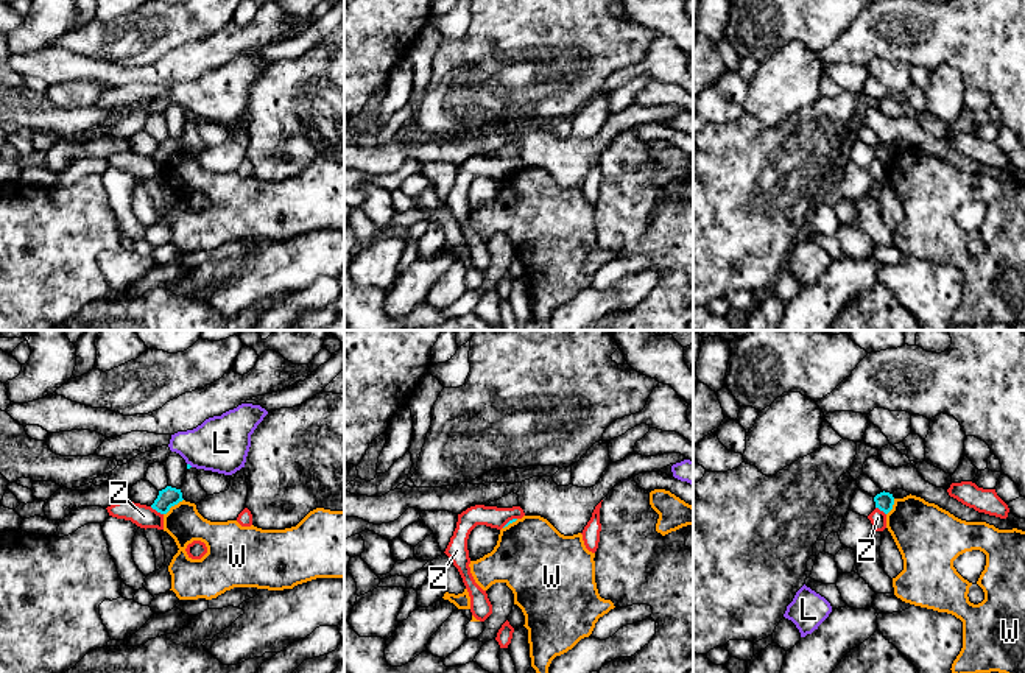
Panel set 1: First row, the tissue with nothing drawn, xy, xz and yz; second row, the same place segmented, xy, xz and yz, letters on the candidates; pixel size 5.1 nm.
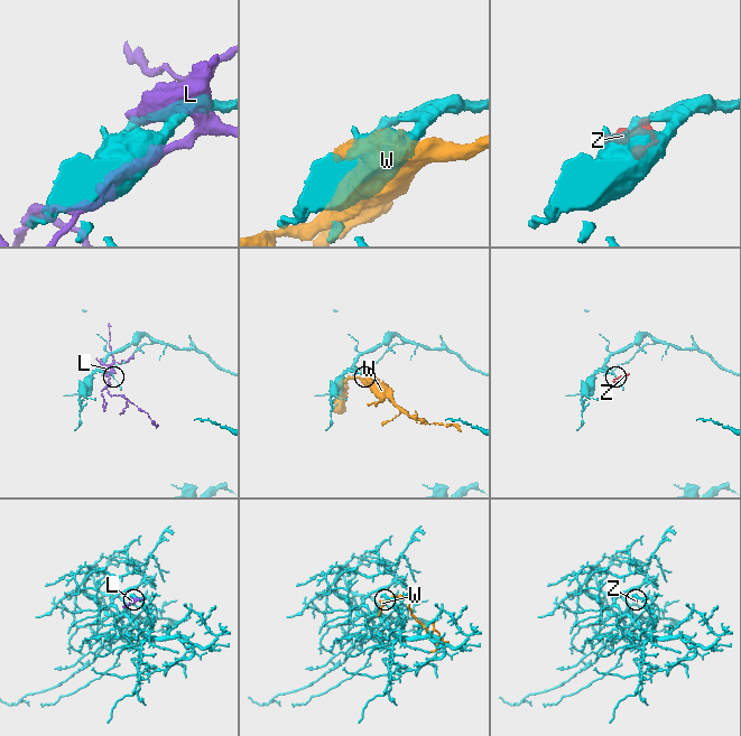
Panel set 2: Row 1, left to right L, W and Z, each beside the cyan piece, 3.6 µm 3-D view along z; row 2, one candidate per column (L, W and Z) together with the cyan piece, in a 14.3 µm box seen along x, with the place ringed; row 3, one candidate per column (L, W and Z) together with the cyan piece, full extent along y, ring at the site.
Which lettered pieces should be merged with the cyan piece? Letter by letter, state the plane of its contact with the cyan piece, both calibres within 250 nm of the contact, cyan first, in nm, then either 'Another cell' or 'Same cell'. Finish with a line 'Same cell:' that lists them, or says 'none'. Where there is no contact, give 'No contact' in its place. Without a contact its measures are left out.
L: Touches cyan in xy. Thickness 20 nm (cyan) against 280 nm. Another cell
W: Touches cyan in xy. Thickness 100 nm (cyan) against 190 nm. Another cell
Z: Touches cyan in xy. Thickness 100 nm (cyan) against 120 nm. Another cell
Same cell: none

